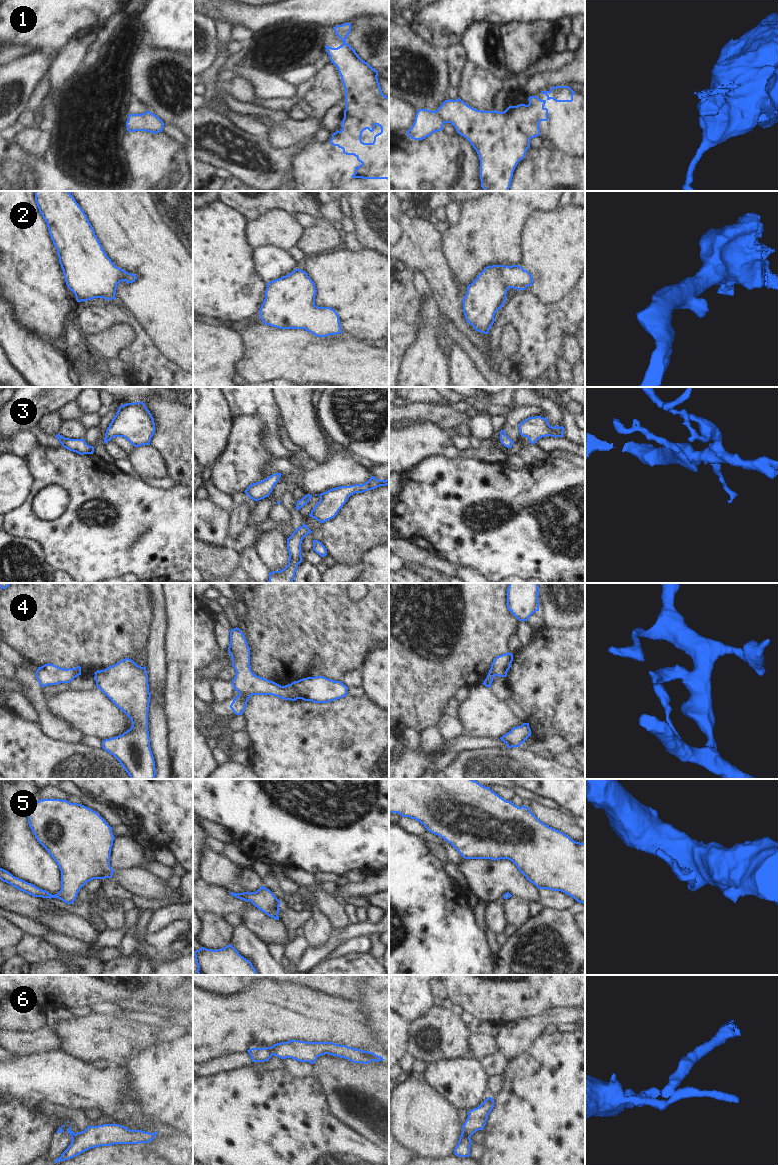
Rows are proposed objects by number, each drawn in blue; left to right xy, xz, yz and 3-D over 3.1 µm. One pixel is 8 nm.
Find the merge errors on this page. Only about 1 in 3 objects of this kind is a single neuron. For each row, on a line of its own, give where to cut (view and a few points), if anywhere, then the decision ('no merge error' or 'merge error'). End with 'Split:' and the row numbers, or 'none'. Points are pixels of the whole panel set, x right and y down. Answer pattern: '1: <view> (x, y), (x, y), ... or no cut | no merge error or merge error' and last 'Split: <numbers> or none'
1: yz (435, 111), (444, 122) | merge error
2: no cut | no merge error
3: no cut | no merge error
4: xz (291, 683), (300, 698) | merge error
5: no cut | no merge error
6: yz (461, 1133), (469, 1137) | merge error
Split: 1, 4, 6

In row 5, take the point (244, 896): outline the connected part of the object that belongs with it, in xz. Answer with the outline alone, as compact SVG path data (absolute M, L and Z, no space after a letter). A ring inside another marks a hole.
M261 886L256 892L243 892L230 894L238 899L246 902L251 902L259 910L267 914L269 917L279 920L278 913L280 911L280 901L273 895L273 893L264 886Z

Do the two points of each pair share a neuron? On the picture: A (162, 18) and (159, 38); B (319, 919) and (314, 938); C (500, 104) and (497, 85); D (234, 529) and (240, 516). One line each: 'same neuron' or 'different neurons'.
A: same neuron
B: same neuron
C: different neurons
D: same neuron

